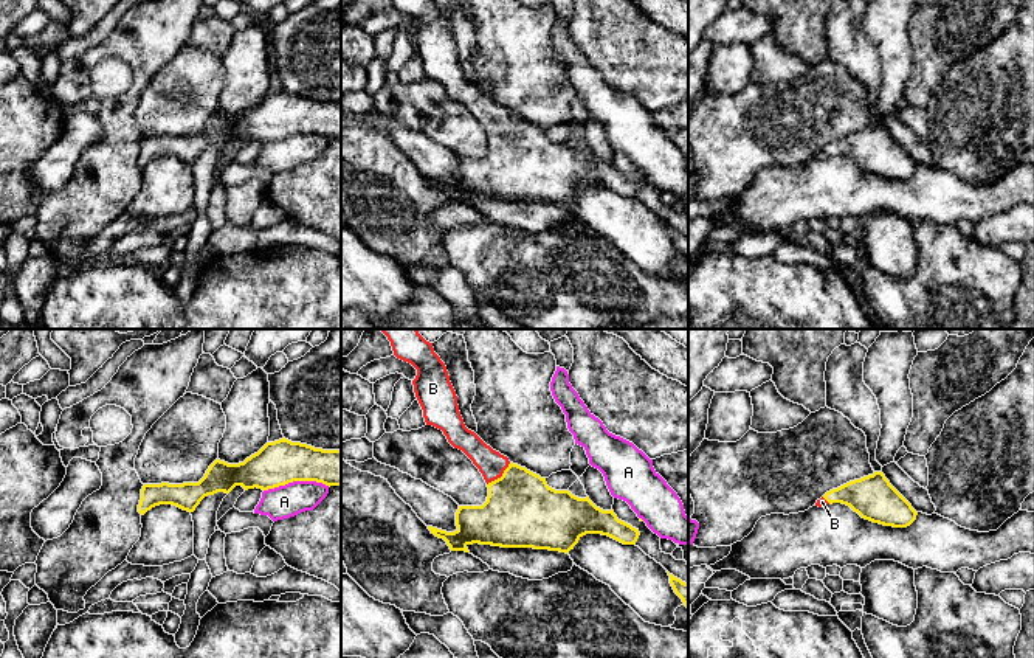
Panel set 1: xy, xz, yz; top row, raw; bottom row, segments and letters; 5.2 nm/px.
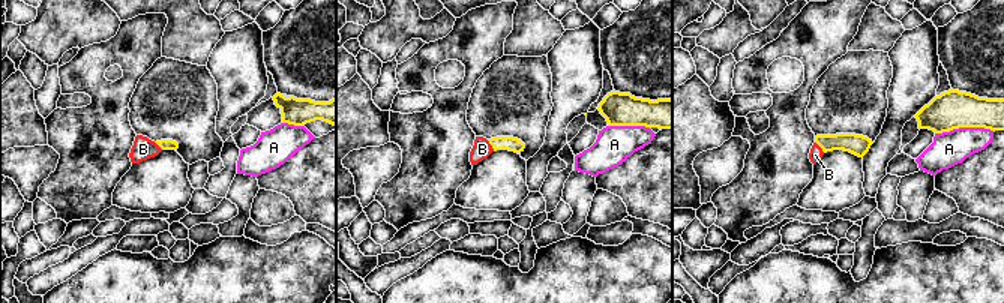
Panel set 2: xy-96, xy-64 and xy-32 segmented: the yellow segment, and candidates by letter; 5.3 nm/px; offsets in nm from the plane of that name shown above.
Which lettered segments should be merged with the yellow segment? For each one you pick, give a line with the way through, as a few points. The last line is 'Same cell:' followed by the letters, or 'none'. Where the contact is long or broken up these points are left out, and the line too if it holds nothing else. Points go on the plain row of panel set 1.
B: Path across: xz (521, 163), (516, 148), (501, 129), (490, 115)
Same cell: B

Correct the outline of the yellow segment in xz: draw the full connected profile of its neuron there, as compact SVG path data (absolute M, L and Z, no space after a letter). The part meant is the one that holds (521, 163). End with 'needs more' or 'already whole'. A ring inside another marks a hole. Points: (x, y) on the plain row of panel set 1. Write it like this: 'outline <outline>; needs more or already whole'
outline M434 0L392 3L397 11L417 22L412 37L426 78L442 82L448 95L473 113L488 140L482 158L459 158L454 185L428 178L451 203L470 205L467 199L479 196L567 206L586 186L636 197L639 182L619 172L612 161L603 163L589 149L578 151L569 143L549 140L546 130L510 115L468 82L446 19Z; needs more

